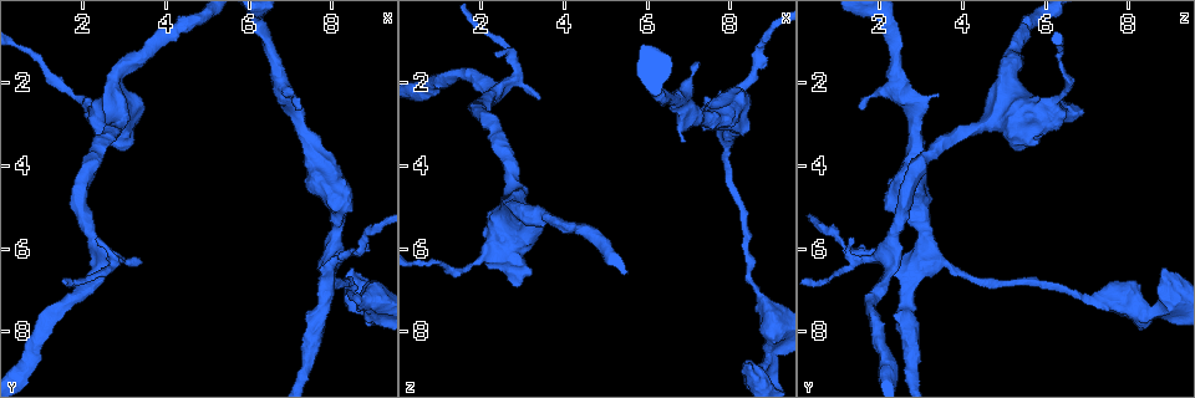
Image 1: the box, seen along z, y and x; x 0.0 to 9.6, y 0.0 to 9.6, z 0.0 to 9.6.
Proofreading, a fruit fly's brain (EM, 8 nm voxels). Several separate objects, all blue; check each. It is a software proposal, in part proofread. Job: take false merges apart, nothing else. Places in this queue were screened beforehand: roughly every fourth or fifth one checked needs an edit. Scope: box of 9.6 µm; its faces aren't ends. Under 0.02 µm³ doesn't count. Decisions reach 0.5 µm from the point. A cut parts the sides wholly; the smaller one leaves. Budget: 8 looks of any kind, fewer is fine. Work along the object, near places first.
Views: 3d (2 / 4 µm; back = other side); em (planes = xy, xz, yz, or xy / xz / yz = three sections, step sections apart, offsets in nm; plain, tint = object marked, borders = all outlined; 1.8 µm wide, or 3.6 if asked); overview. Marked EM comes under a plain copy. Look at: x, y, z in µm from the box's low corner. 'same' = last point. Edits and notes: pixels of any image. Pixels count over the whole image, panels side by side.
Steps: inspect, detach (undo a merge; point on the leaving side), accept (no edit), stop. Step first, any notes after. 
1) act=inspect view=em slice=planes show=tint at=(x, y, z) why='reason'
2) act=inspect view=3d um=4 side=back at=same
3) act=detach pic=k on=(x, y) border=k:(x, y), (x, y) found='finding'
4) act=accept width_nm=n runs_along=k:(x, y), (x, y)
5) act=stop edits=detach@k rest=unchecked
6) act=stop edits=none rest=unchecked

act=inspect view=3d um=4 at=(2.20, 5.80, 2.35) why='three-way junction'

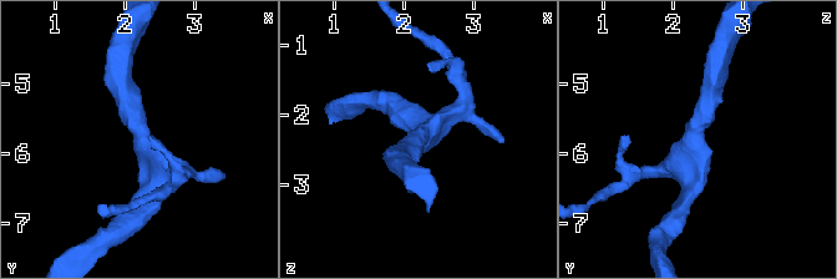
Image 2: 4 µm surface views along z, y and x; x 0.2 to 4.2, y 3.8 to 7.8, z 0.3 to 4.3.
act=inspect view=em slice=planes show=tint at=(2.25, 5.85, 2.35)

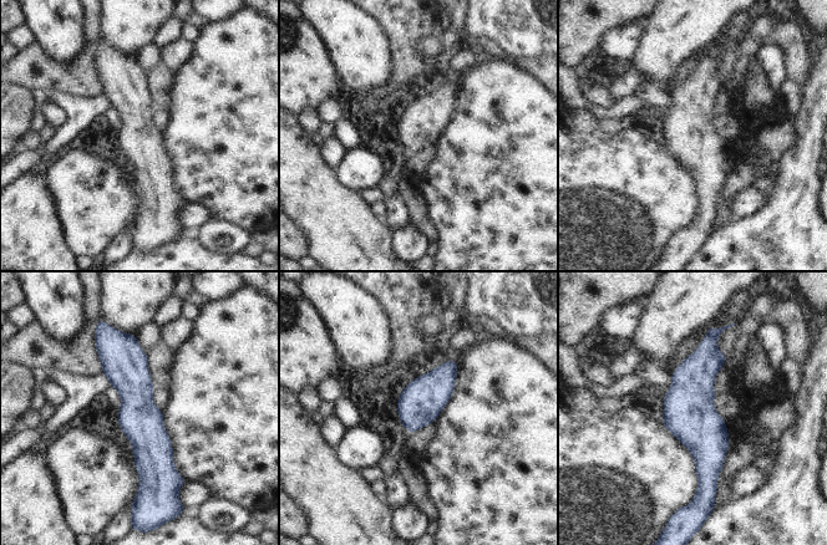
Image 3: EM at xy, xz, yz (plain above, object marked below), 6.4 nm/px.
act=accept found='continuous, no second neuron'

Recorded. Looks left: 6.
act=inspect view=em um=3.6 slice=planes show=tint at=(2.80, 2.35, 5.25) why='thick turns thin'

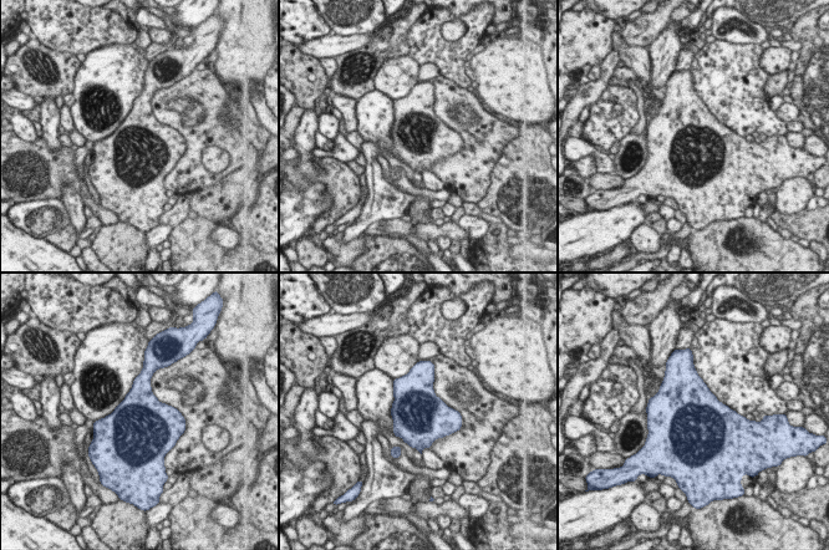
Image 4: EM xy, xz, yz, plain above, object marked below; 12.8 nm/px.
act=accept found='continuous, no second neuron'

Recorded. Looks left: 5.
act=inspect view=3d um=2 at=(7.95, 6.15, 3.15) why='a fork'

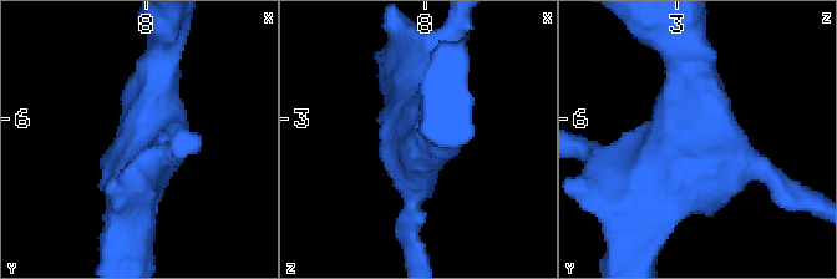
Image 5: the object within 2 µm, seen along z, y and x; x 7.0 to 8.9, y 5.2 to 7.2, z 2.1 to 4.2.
act=inspect view=em um=3.6 slice=planes show=borders at=(8.00, 6.10, 3.18) why='shape alone is not enough'

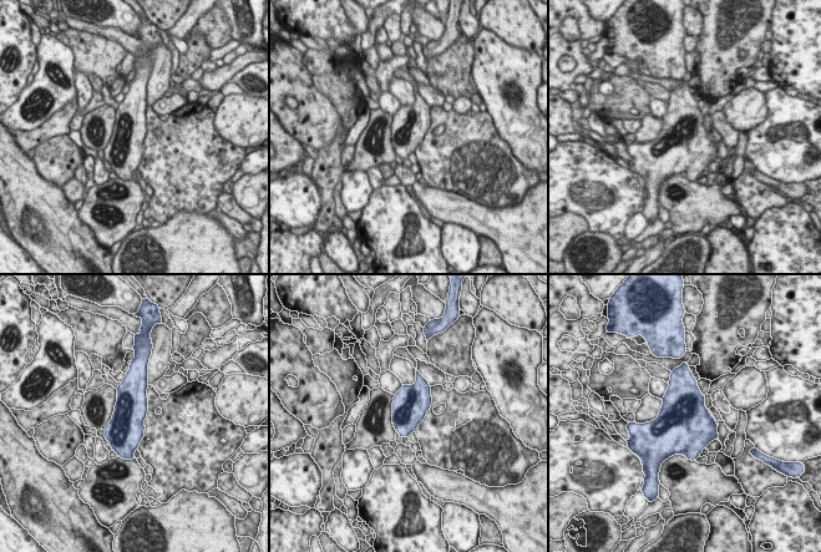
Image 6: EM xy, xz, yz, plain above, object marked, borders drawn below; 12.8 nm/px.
act=accept width_nm=440 found='one neuron here'

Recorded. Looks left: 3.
act=stop edits=none rest=unchecked

